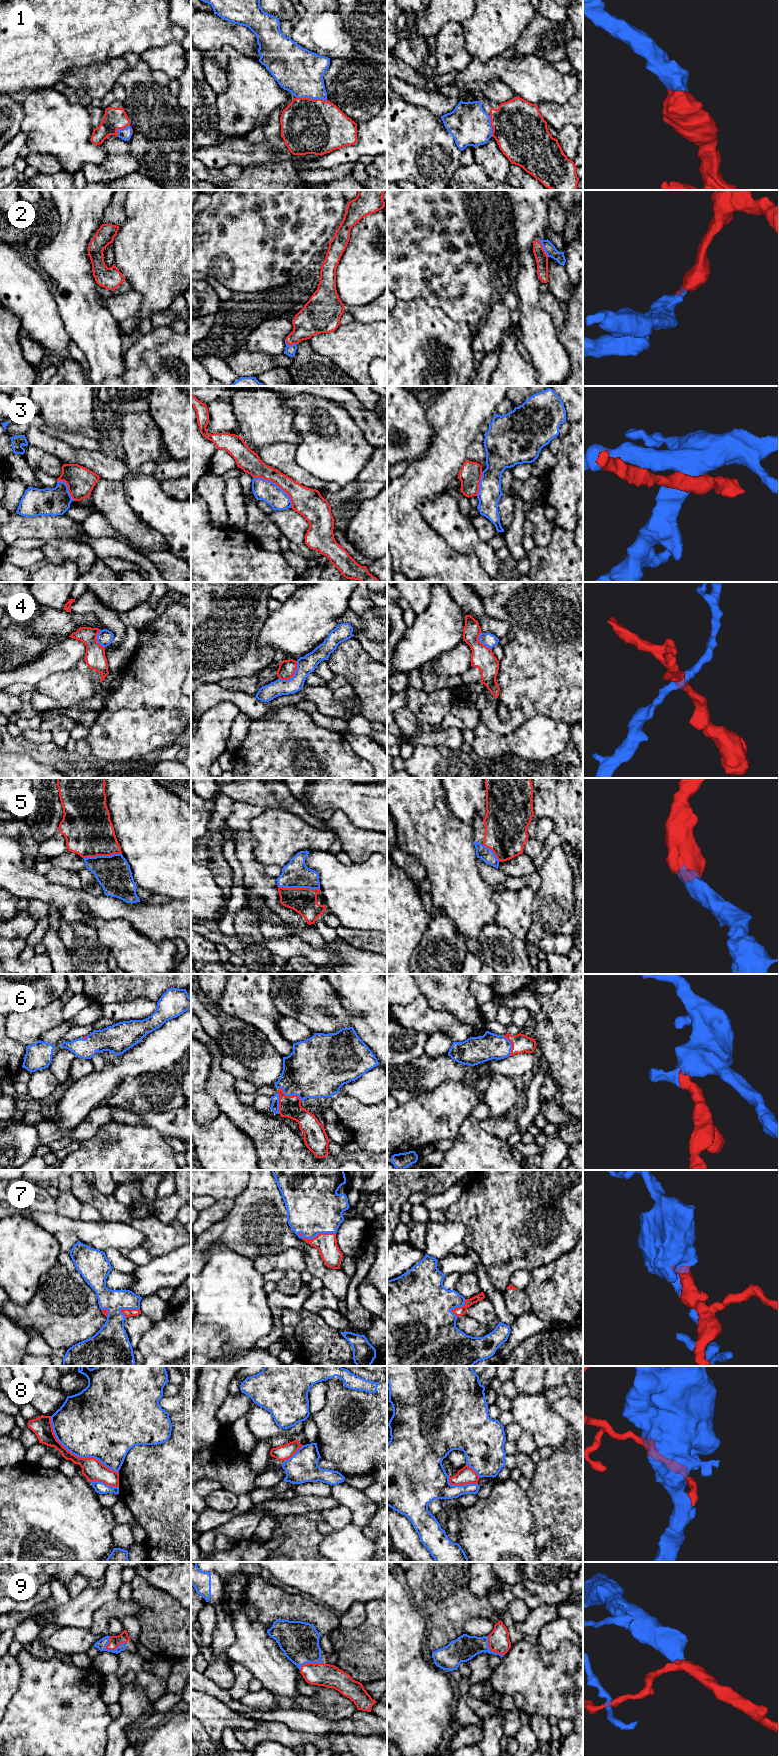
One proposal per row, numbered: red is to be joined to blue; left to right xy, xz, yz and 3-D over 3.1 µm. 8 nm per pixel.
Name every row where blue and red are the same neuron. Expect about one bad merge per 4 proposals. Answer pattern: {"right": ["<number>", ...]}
{"right": ["1", "2", "5", "6", "7", "8", "9"]}

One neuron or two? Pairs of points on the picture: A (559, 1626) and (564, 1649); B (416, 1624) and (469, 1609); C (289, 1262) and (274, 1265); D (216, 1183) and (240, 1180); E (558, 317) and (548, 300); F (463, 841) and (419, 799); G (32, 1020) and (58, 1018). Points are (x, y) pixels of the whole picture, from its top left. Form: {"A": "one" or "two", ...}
{"A": "two", "B": "two", "C": "one", "D": "one", "E": "one", "F": "one", "G": "one"}

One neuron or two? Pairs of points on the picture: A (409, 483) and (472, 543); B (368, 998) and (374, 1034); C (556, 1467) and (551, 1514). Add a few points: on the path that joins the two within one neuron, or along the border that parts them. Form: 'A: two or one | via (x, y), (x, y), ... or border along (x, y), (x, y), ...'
A: two | border along (445, 490), (418, 503), (427, 524)
B: one | via (374, 1007), (374, 1025)
C: one | via (556, 1479), (556, 1502)

